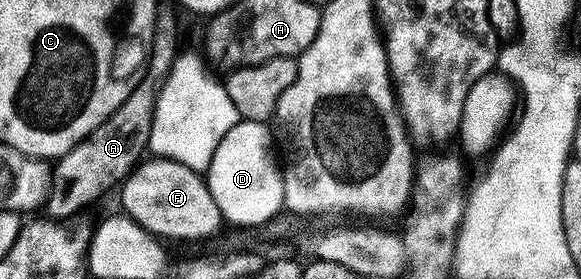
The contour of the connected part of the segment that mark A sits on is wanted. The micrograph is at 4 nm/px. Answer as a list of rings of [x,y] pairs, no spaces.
[[[140,88],[130,90],[130,98],[126,98],[126,102],[122,102],[106,122],[102,122],[102,126],[95,128],[82,143],[75,144],[65,156],[55,161],[46,201],[47,215],[51,219],[62,222],[73,217],[70,215],[94,203],[102,192],[123,185],[133,168],[141,163],[140,151],[148,148],[152,129],[152,108],[143,108],[139,104],[141,94]]]

